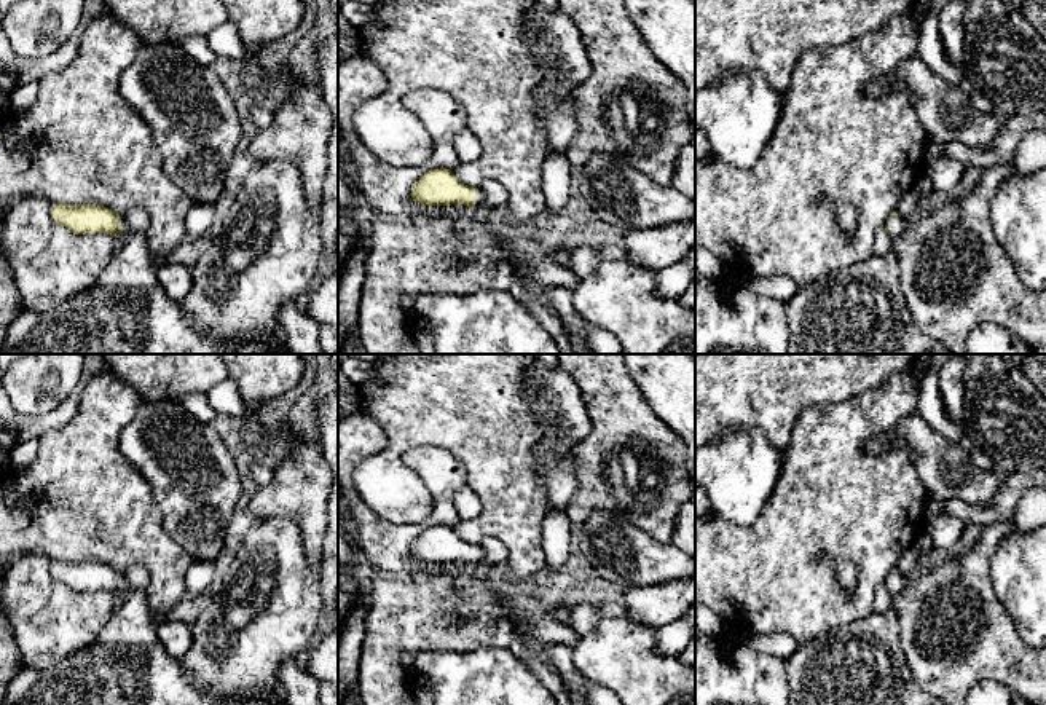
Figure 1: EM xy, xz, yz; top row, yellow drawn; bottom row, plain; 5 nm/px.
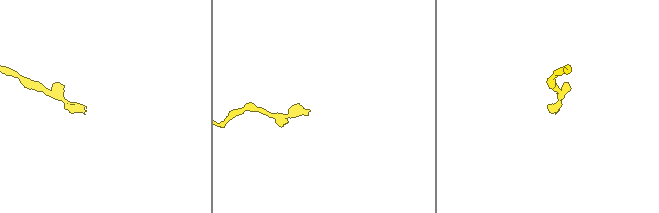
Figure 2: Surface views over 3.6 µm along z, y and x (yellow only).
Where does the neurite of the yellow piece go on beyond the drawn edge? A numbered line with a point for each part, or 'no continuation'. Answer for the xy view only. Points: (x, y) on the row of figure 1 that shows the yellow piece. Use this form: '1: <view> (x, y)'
1: xy (128, 311)

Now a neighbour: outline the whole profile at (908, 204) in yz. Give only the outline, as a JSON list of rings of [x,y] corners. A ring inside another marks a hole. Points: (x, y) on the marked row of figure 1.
[[[915,187],[904,190],[896,203],[895,212],[906,222],[918,214],[918,191]]]

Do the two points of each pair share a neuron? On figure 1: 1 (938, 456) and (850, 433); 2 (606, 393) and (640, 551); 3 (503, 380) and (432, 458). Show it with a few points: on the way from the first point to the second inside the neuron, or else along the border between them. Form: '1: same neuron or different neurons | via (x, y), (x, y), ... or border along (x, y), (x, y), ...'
1: different neurons | border along (911, 412), (895, 436), (908, 448), (922, 484)
2: different neurons | border along (601, 509), (624, 517), (659, 541), (670, 541)
3: different neurons | border along (405, 450), (442, 447), (460, 461), (467, 476)

